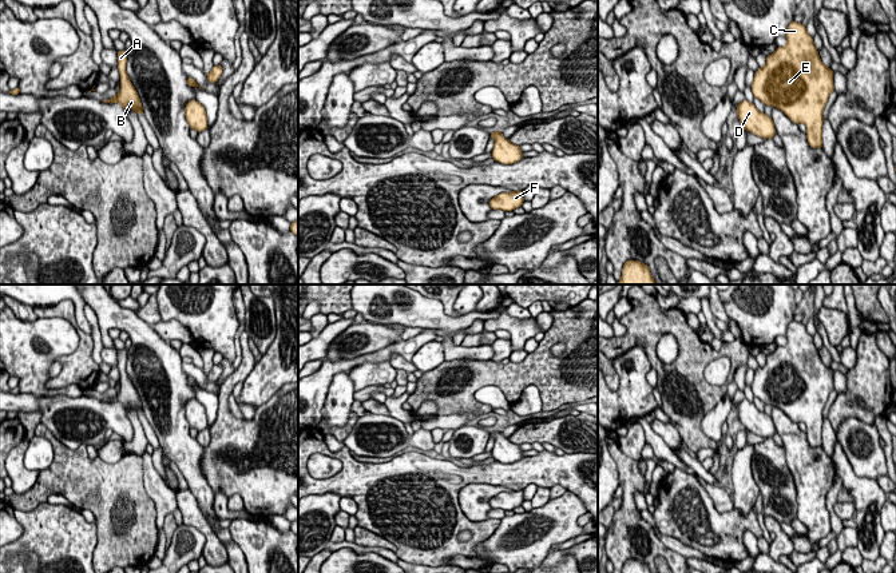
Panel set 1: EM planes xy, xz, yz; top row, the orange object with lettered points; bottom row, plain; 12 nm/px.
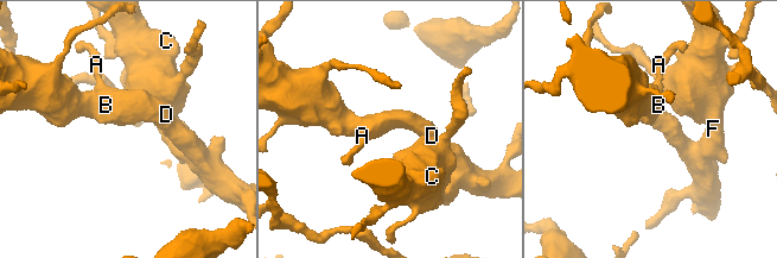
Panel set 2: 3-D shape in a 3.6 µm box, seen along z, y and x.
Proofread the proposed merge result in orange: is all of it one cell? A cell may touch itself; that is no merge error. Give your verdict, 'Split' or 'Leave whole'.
Leave whole

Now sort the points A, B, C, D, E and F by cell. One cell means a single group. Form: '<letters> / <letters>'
A B C D E F

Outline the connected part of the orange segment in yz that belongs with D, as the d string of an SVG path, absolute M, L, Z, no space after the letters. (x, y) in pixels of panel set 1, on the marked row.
M748 100L741 102L736 108L740 123L745 131L750 131L764 139L773 139L776 128L770 116L760 112L756 106Z

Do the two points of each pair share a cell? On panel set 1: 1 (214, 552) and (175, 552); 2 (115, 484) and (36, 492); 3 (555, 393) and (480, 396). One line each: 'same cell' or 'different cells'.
1: different cells
2: same cell
3: different cells

